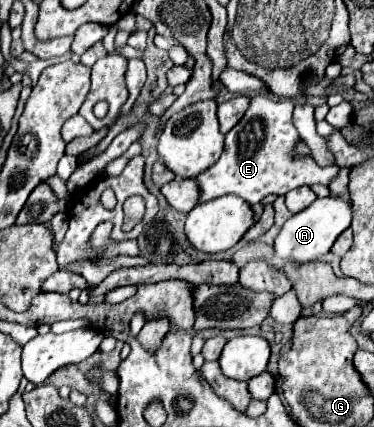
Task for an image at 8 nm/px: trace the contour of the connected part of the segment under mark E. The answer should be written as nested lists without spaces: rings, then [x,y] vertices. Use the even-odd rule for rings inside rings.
[[[257,94],[251,100],[247,112],[239,120],[235,128],[225,134],[225,150],[221,158],[211,164],[203,174],[197,176],[201,186],[201,200],[207,202],[219,198],[223,194],[237,194],[245,202],[259,204],[265,196],[285,196],[289,190],[311,184],[329,184],[333,176],[337,176],[337,166],[317,166],[311,158],[293,158],[293,146],[299,140],[299,134],[293,126],[293,108],[291,100],[273,100],[265,94]],[[265,130],[269,140],[249,140],[257,138],[257,132]]]

